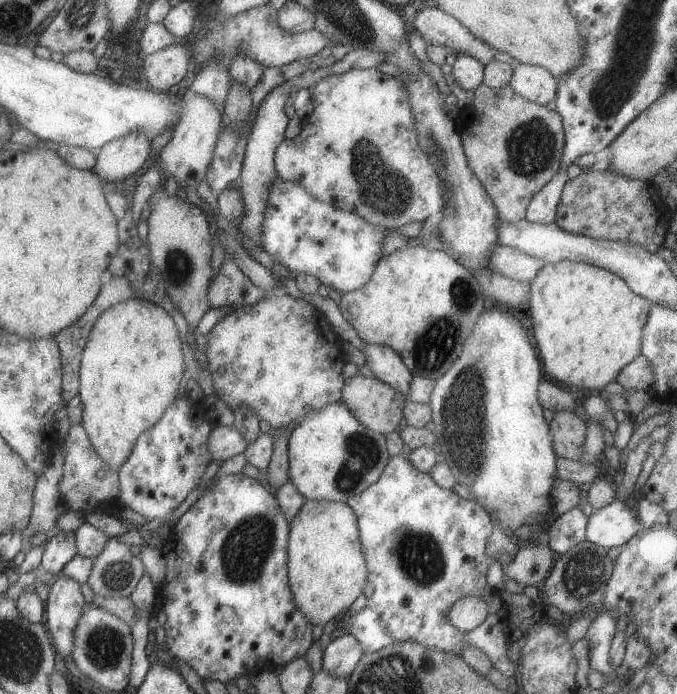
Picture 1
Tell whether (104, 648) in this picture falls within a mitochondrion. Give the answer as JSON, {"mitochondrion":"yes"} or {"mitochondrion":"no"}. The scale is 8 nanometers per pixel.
{"mitochondrion":"yes"}

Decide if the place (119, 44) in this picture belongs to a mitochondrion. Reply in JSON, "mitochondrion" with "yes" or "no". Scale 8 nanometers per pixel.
{"mitochondrion":"no"}

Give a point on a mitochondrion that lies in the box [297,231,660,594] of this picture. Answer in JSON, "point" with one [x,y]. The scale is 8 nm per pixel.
{"point":[462,431]}

